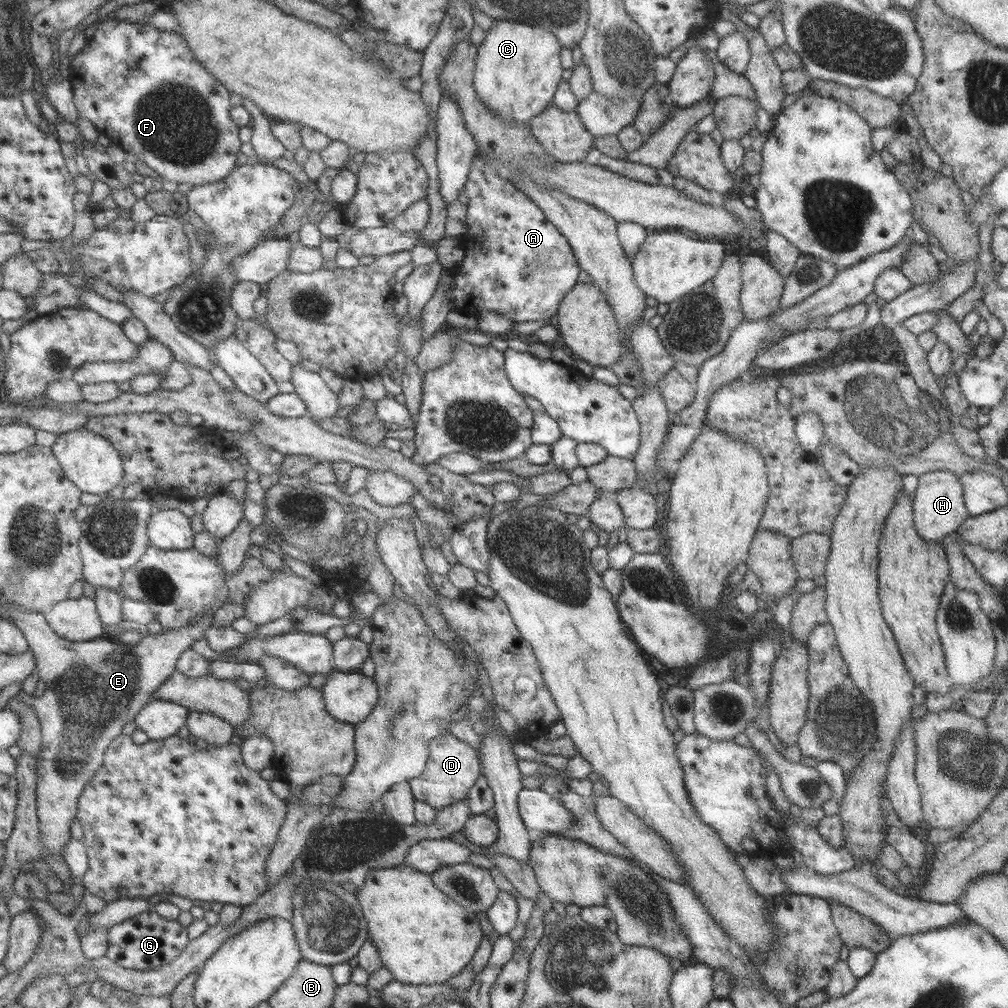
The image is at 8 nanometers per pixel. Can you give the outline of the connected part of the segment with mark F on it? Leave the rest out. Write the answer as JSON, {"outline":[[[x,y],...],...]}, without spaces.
{"outline":[[[109,16],[97,22],[94,36],[86,43],[83,50],[75,55],[70,62],[75,88],[75,103],[78,107],[80,117],[90,121],[94,127],[103,135],[107,136],[111,143],[123,147],[127,152],[136,154],[141,162],[145,162],[149,168],[158,173],[164,180],[176,184],[192,184],[193,187],[213,184],[227,179],[227,176],[234,172],[238,167],[237,159],[241,152],[240,127],[233,121],[231,110],[234,106],[233,98],[229,88],[219,82],[193,54],[189,48],[189,41],[185,40],[179,33],[168,30],[161,30],[149,23],[132,23],[131,21],[122,21],[117,16]]]}

